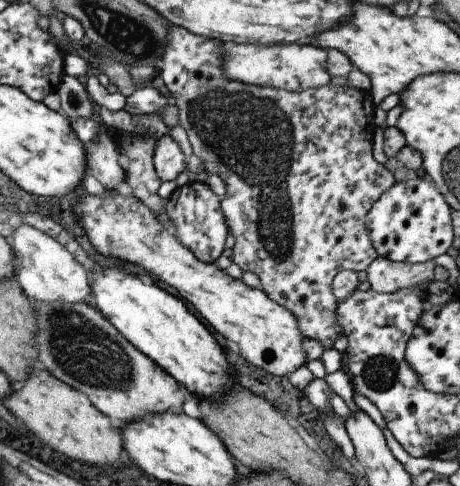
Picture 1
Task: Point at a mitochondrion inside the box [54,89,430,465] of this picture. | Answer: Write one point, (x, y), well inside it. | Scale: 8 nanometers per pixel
(381, 373)

